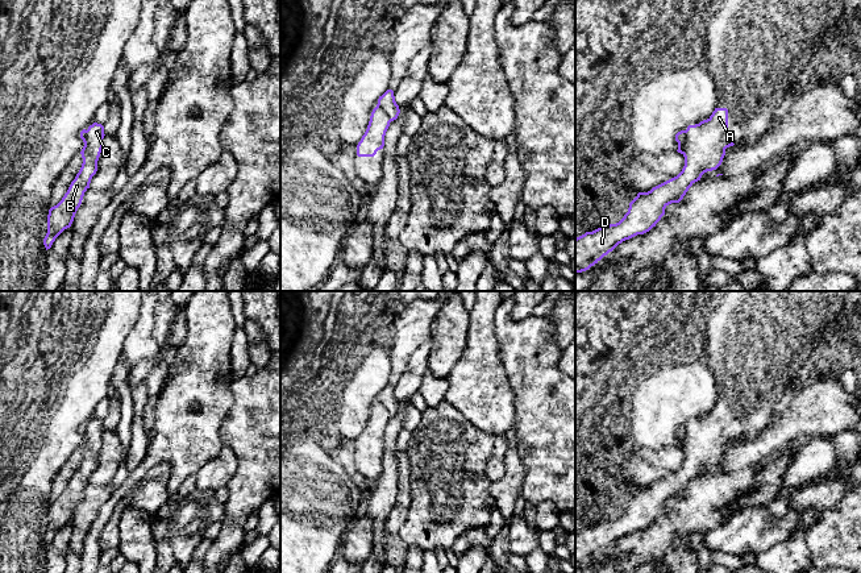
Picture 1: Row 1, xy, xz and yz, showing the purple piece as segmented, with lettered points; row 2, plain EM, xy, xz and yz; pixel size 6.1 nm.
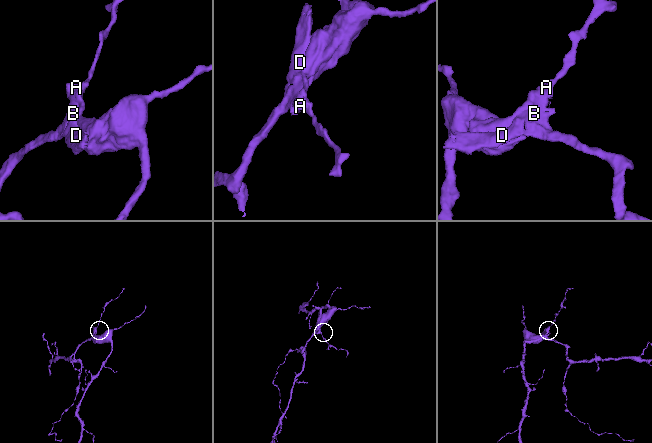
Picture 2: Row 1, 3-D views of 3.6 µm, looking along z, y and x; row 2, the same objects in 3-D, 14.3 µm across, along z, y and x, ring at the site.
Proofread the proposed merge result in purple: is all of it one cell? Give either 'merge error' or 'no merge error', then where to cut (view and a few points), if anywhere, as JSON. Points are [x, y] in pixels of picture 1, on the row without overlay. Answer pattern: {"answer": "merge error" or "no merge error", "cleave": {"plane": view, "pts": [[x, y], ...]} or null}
{"answer": "merge error", "cleave": {"plane": "yz", "pts": [[686, 426], [686, 443], [682, 448]]}}

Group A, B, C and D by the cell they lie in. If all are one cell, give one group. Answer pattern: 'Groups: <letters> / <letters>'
Groups: A B D / C

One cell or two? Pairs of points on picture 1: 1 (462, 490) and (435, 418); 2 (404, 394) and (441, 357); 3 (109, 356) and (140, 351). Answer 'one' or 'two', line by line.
1: one
2: two
3: two

